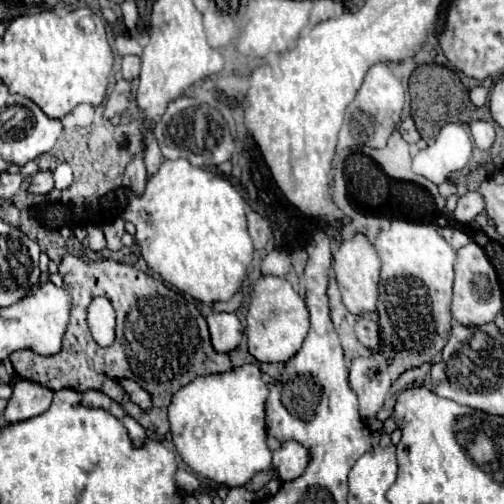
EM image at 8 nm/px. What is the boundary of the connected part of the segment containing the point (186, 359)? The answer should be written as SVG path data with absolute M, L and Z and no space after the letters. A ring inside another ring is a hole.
M66 255L62 259L58 273L64 279L64 287L72 295L70 323L64 335L62 351L52 357L42 357L28 349L12 353L10 361L20 379L40 383L52 391L102 391L118 405L122 405L122 409L130 417L140 421L148 431L166 435L170 431L166 409L172 395L200 375L224 373L232 369L230 357L218 355L212 349L206 319L200 315L196 305L182 293L168 289L160 279L154 279L152 275L138 271L132 265L118 263L114 259L84 261L74 255ZM90 295L104 295L114 305L116 341L110 347L100 347L88 331L82 301L90 301ZM124 379L136 381L144 391L150 393L150 409L142 409L130 399L130 395L122 387Z

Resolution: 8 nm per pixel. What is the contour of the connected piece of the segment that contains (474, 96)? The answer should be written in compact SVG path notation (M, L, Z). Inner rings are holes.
M478 85L478 87L474 87L474 89L470 91L470 101L472 101L476 107L482 107L482 105L486 103L486 99L488 99L488 89L486 89L486 87Z

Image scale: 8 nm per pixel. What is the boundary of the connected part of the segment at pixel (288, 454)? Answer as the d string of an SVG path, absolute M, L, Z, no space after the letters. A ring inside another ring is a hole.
M284 441L280 449L272 453L272 469L282 483L302 475L308 463L308 451L296 441Z

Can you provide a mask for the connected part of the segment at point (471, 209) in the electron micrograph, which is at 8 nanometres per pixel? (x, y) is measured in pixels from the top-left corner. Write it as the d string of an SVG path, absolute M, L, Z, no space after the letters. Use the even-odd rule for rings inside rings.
M470 191L468 195L464 195L458 201L458 207L454 209L454 219L460 223L470 223L476 215L480 215L484 211L484 201L476 191Z

